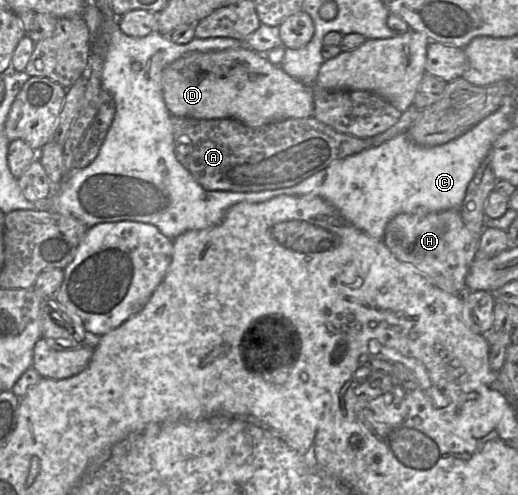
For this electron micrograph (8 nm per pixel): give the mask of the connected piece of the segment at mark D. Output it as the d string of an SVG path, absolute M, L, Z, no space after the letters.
M251 48L186 53L164 69L162 93L172 116L206 120L233 118L250 127L260 127L288 118L308 118L314 113L311 86L293 78L281 66L272 64L264 54Z

